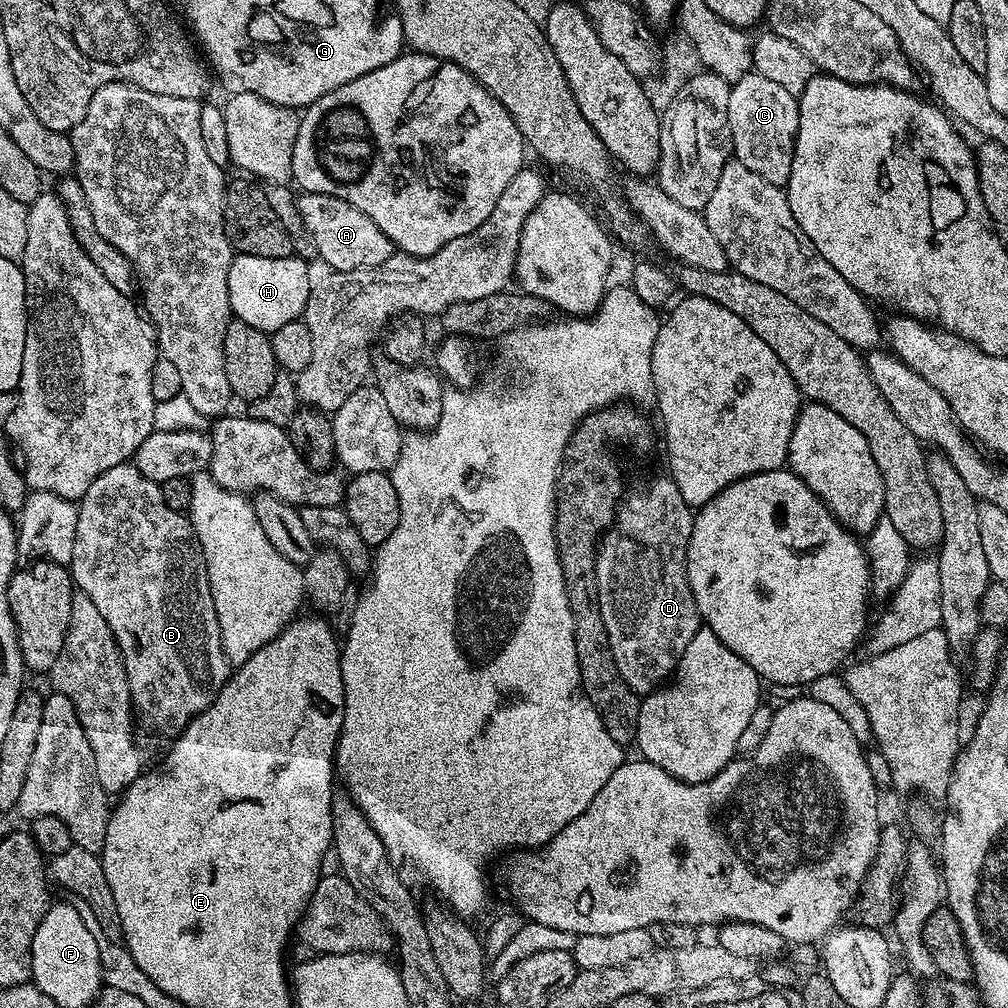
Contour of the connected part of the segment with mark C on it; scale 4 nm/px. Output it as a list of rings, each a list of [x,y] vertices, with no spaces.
[[[755,70],[747,72],[741,80],[735,81],[730,87],[730,106],[728,121],[732,135],[732,154],[735,160],[742,162],[754,174],[766,178],[774,186],[784,188],[790,178],[790,166],[794,162],[794,142],[798,134],[798,110],[800,105],[797,97],[790,94],[783,86],[770,82],[770,78],[762,78]]]

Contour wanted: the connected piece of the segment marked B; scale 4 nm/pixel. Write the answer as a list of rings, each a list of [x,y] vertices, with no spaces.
[[[125,462],[106,470],[106,474],[98,474],[94,482],[90,482],[90,490],[78,502],[78,534],[74,538],[74,554],[70,571],[75,587],[79,591],[85,592],[98,606],[102,618],[106,618],[106,626],[116,639],[116,645],[120,651],[120,657],[124,659],[124,669],[126,678],[130,686],[132,702],[137,713],[140,712],[156,728],[176,728],[183,730],[202,710],[206,710],[213,702],[216,694],[221,692],[228,682],[230,675],[230,665],[226,654],[222,650],[222,634],[218,626],[218,614],[214,610],[214,598],[210,594],[210,582],[206,574],[206,562],[204,561],[204,551],[198,542],[196,532],[192,528],[191,519],[183,512],[170,510],[162,498],[162,490],[155,480],[146,478],[136,468],[135,463]]]

